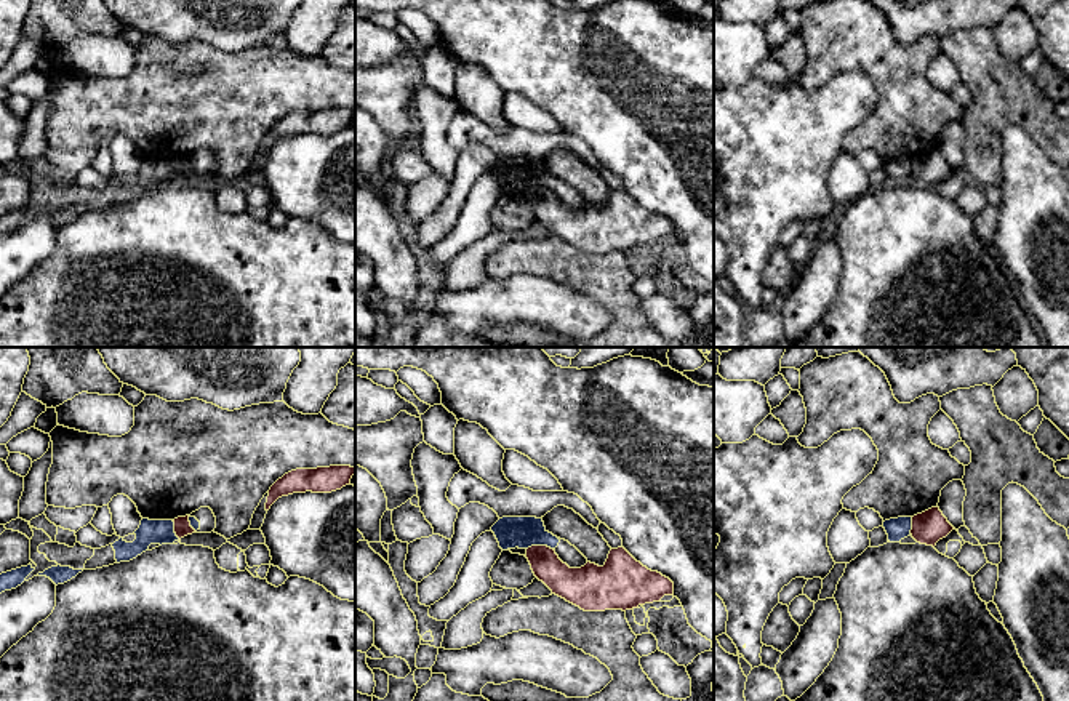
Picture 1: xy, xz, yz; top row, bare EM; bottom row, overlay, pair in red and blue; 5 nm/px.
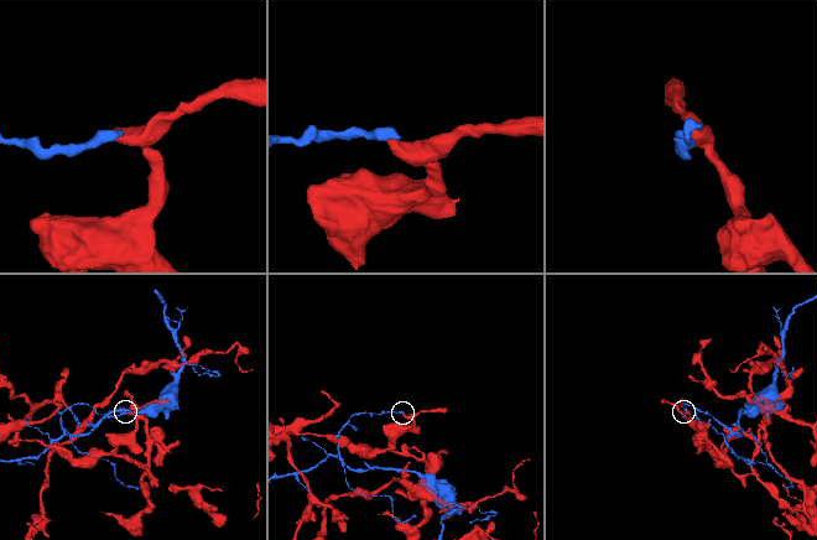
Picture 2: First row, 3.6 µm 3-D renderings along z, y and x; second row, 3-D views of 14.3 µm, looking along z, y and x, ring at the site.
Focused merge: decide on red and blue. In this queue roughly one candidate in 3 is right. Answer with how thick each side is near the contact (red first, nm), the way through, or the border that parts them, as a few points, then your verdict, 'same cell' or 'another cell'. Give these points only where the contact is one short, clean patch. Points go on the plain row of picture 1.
160 nm thick on the red side, 160 nm on the other; border along xz (552, 189), (530, 188), (527, 191); another cell

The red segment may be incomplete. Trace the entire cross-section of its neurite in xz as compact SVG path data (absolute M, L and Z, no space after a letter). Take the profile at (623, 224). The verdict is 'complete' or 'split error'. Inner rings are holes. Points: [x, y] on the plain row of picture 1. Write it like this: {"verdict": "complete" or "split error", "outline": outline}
{"verdict": "complete", "outline": "M531 187L526 200L552 235L584 253L632 251L674 237L674 224L637 203L624 189L611 190L603 208L570 210L554 190Z"}

